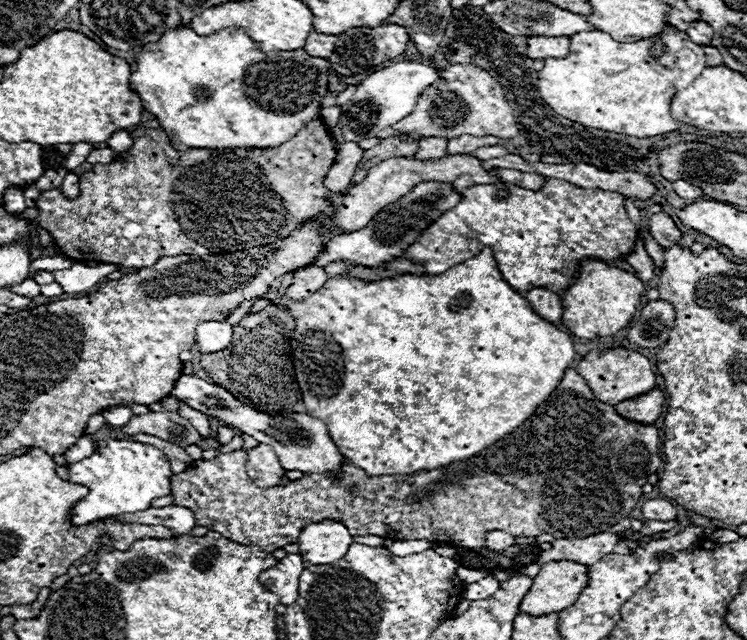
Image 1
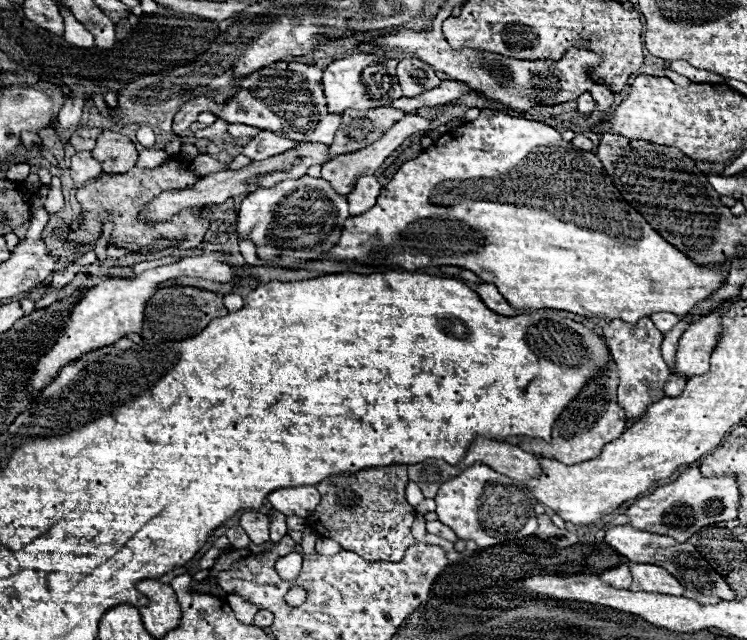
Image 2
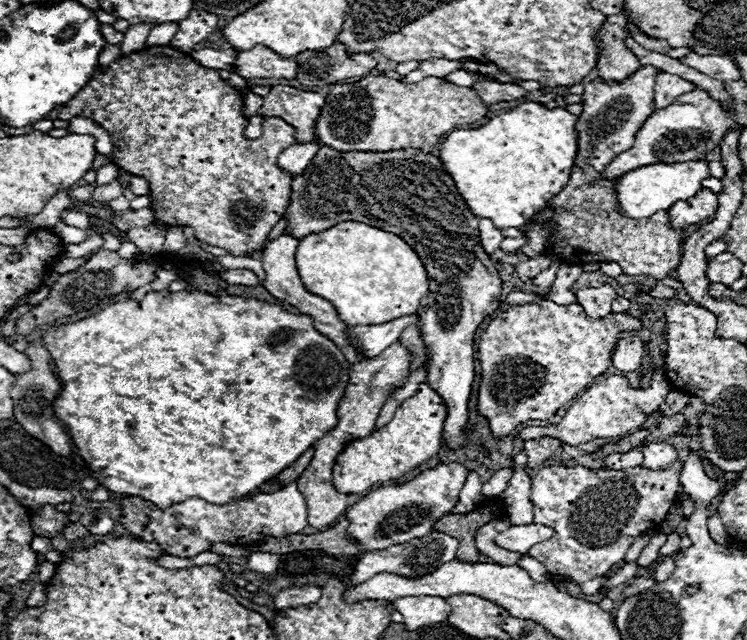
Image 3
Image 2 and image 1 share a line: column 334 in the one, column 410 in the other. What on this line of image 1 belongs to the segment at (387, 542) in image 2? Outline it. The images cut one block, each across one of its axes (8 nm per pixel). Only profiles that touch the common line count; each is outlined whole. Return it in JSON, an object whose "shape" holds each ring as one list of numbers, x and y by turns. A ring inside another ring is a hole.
{"shape":[[568,368,556,390,514,432,480,454,438,470,422,470,410,476,366,476,364,470,348,464,348,480,330,474,304,474,288,486,264,490,246,474,246,450,236,450,214,460,196,460,186,472,172,476,172,496,176,506,194,512,198,526,220,532,236,544,258,546,268,554,298,542,302,528,322,520,336,520,348,526,352,536,372,534,390,540,430,540,432,544,482,548,486,534,492,530,504,530,512,536,540,536,548,532,558,538,586,538,586,528,598,532,602,524,614,526,636,508,642,486,660,464,658,428,620,418,612,406,592,394,574,368]]}

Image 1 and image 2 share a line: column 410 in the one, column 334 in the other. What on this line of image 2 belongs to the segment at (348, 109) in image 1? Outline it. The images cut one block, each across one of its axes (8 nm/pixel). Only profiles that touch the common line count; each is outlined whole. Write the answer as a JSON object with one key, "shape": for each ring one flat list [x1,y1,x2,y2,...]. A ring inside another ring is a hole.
{"shape":[[352,54,348,58,332,62,324,70,324,92,328,100,328,112,342,114,346,108,354,110,368,110,368,108,380,108,388,106,396,98,402,96,402,90,398,86,396,78,396,58,386,58,386,56,376,56,376,54]]}

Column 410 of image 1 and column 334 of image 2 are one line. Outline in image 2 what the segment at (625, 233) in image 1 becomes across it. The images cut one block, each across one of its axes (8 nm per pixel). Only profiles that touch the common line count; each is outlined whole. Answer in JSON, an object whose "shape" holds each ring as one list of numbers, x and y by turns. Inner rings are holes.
{"shape":[[484,108,480,116,472,122,466,122,462,126,456,126,448,130,436,144,426,148,418,158,408,160,400,166,400,170,394,174,394,178,382,188,376,206,372,206,366,214,350,216,344,222,342,236,338,244,322,254,322,260,358,260,366,266,398,266,406,272,414,272,418,268,426,266,462,266,472,270,476,276,480,276,488,284,496,284,500,294,510,302,510,306,518,310,566,310,574,312,586,318,606,318,614,320,620,318,624,322,638,322,644,316,652,316,654,312,672,312,672,314,688,314,696,302,702,302,706,296,710,296,714,290,718,290,728,274,728,264,712,266,712,268,700,268,696,266,688,256,684,256,680,250,676,250,672,244,668,244,658,232,650,228,650,224,626,202,614,200,614,186,608,178,608,174,602,168,602,162,594,152,578,150,572,146,572,142,566,142,558,130,544,122,516,118,498,110]]}

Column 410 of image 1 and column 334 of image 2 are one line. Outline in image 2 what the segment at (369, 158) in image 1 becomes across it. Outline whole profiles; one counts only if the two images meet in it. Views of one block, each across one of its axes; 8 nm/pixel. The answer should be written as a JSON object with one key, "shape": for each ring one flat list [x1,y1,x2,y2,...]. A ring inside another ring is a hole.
{"shape":[[382,106,374,110,346,110,342,114,342,124,330,146,330,156,358,152,372,142,376,142,394,122,402,120,404,112,392,106]]}

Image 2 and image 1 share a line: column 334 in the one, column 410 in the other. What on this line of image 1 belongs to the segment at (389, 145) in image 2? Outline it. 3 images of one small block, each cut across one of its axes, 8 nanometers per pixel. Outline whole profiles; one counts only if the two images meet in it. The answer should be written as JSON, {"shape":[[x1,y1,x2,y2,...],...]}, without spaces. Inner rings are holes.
{"shape":[[446,154,446,156,436,158,436,160,416,160,416,158,404,158,404,156,388,158,388,160,380,162,380,164,376,164,374,168,370,168,366,178,360,184,350,186,346,190,342,206,328,218,328,222,330,222,332,228,338,228,342,232,360,230,382,208,386,208,388,204,404,198,408,194,408,190,412,190,416,184,420,184,420,182,450,182,458,174,472,174,476,184,494,178,488,172,482,170,482,162,478,158,474,158,472,154]]}

